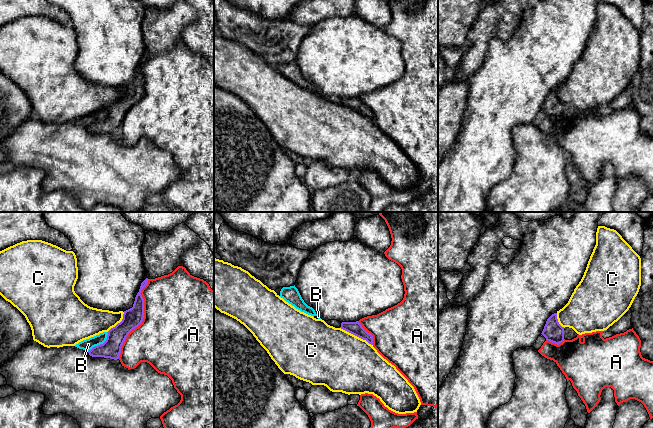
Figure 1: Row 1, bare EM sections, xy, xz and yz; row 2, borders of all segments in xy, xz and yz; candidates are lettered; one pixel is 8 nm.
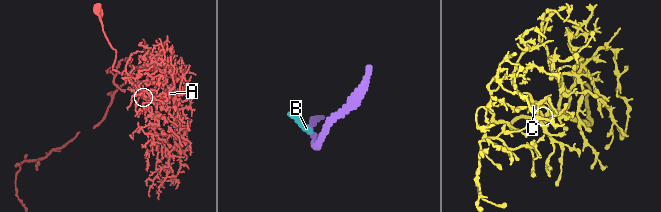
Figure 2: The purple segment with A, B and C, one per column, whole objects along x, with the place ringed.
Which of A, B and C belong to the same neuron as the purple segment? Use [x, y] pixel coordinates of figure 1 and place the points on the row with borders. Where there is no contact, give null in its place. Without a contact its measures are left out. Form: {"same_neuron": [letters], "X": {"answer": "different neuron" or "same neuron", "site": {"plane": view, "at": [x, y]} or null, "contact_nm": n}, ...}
{"same_neuron": [], "A": {"answer": "different neuron", "site": {"plane": "xy", "at": [142, 319]}, "contact_nm": 700}, "B": {"answer": "different neuron", "site": {"plane": "xy", "at": [100, 344]}, "contact_nm": 220}, "C": {"answer": "different neuron", "site": {"plane": "xz", "at": [356, 335]}, "contact_nm": 300}}

